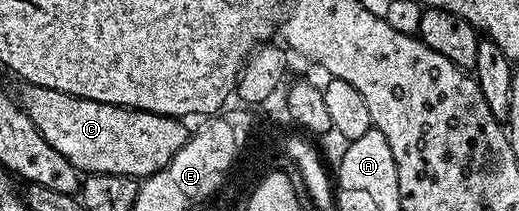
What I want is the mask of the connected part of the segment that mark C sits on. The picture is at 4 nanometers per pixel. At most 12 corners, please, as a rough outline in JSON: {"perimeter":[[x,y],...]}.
{"perimeter":[[26,83],[16,99],[82,173],[164,169],[181,118]]}

